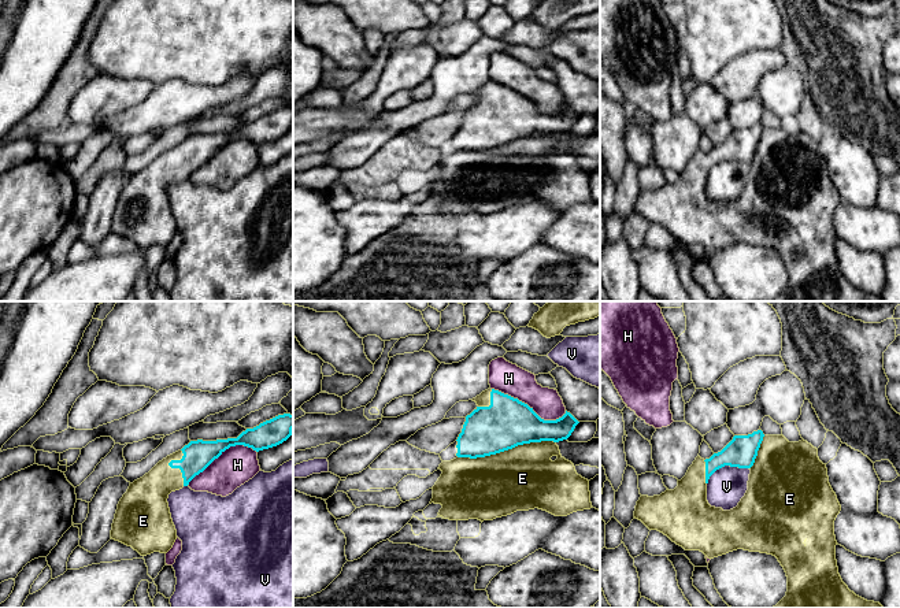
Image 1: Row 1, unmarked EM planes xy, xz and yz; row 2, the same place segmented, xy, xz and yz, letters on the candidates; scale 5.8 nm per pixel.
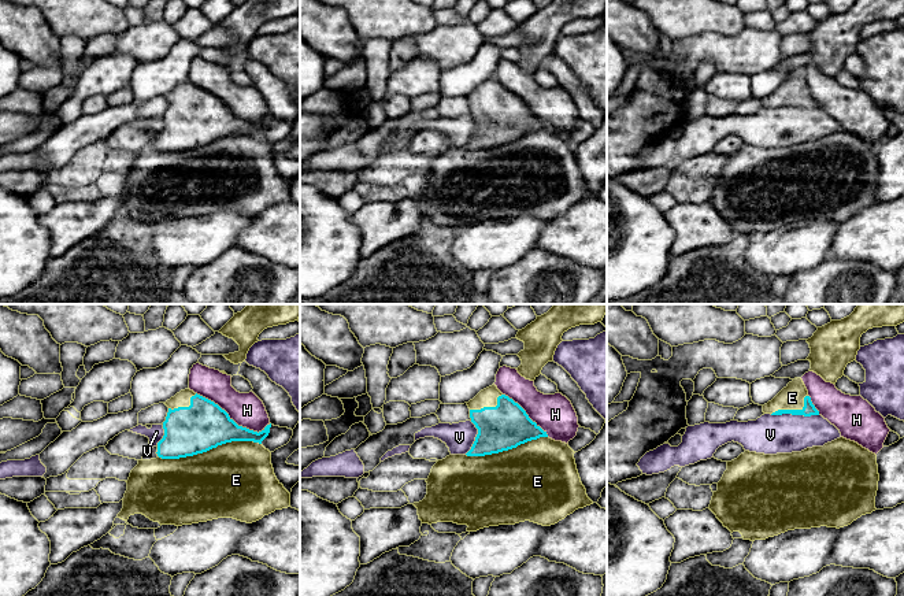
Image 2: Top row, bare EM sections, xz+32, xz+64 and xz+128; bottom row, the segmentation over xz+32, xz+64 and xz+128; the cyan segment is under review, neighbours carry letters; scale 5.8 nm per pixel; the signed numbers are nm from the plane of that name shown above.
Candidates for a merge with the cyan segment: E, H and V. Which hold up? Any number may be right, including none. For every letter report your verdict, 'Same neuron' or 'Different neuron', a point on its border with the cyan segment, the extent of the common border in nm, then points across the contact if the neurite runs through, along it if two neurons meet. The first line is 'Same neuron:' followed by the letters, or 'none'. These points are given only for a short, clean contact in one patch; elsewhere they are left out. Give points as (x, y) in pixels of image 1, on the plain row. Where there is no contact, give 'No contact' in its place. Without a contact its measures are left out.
Same neuron: E
E: Same neuron. Touches cyan at xz (506, 143). Shared border 600 nm
H: Different neuron. Touches cyan at xz (528, 99). Shared border 460 nm
V: Different neuron. Touches cyan at yz (725, 158). Shared border 260 nm

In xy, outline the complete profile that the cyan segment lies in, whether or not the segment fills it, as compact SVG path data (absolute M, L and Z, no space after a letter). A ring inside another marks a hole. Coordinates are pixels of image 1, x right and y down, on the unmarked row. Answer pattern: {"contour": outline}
{"contour": "M284 107L247 122L237 131L190 134L130 177L118 197L111 231L132 240L141 249L167 246L177 233L167 196L171 185L188 179L230 140L244 138L259 145L282 137L292 123L293 108Z"}

